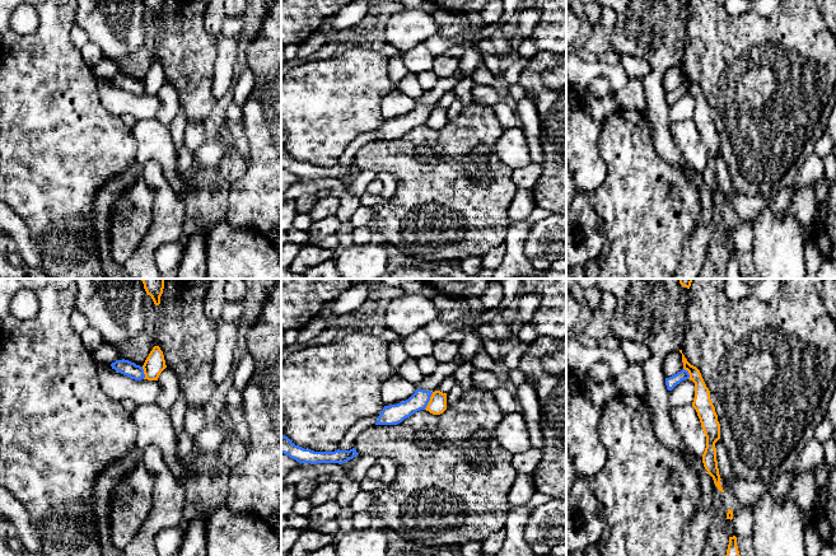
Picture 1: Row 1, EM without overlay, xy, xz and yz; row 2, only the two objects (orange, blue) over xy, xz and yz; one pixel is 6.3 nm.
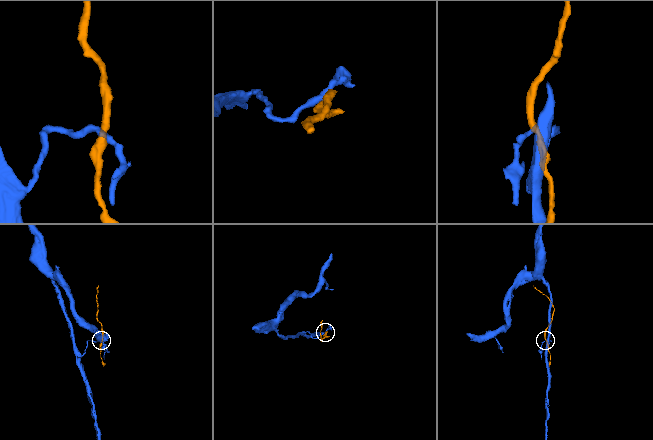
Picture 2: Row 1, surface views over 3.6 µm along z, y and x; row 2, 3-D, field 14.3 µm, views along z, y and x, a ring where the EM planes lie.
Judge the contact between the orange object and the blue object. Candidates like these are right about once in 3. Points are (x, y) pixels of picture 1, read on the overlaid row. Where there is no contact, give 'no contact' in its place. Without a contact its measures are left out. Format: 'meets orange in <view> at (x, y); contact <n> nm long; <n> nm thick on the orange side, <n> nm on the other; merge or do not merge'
meets orange in xz at (429, 401); contact 130 nm long; 120 nm thick on the orange side, 130 nm on the other; do not merge

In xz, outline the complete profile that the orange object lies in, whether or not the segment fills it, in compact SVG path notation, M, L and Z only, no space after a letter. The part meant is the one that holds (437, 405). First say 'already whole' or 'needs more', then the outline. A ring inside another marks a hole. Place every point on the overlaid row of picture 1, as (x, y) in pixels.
already whole; M440 391L433 392L425 410L433 415L443 414L447 410L447 393L443 393Z

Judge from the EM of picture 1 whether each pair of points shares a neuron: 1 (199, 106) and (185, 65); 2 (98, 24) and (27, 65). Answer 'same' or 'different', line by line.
1: same
2: different

